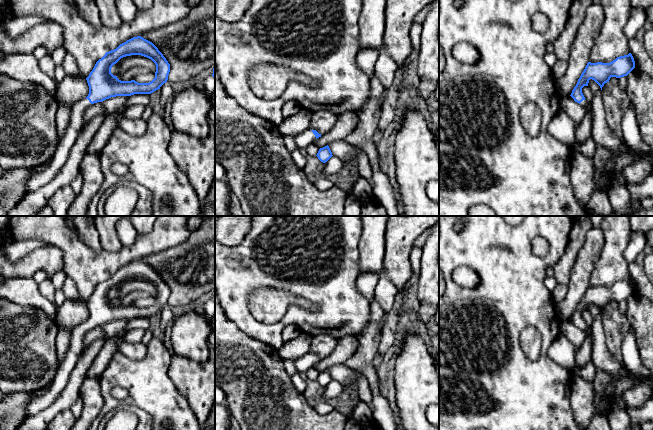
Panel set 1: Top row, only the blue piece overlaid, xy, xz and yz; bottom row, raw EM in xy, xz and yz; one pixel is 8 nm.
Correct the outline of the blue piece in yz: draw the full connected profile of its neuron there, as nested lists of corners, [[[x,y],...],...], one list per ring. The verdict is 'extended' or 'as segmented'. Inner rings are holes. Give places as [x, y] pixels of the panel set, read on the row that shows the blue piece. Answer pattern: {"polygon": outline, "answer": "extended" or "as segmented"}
{"polygon": [[[631,53],[617,57],[610,63],[588,62],[570,96],[588,112],[591,110],[591,104],[585,99],[582,88],[588,86],[590,79],[594,80],[602,90],[611,77],[627,76],[634,68],[635,61]]], "answer": "extended"}

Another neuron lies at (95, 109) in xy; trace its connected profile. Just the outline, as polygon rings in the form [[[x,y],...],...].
[[[101,102],[91,104],[89,107],[86,108],[84,112],[84,125],[86,125],[93,117],[101,115],[105,112],[106,111]]]

